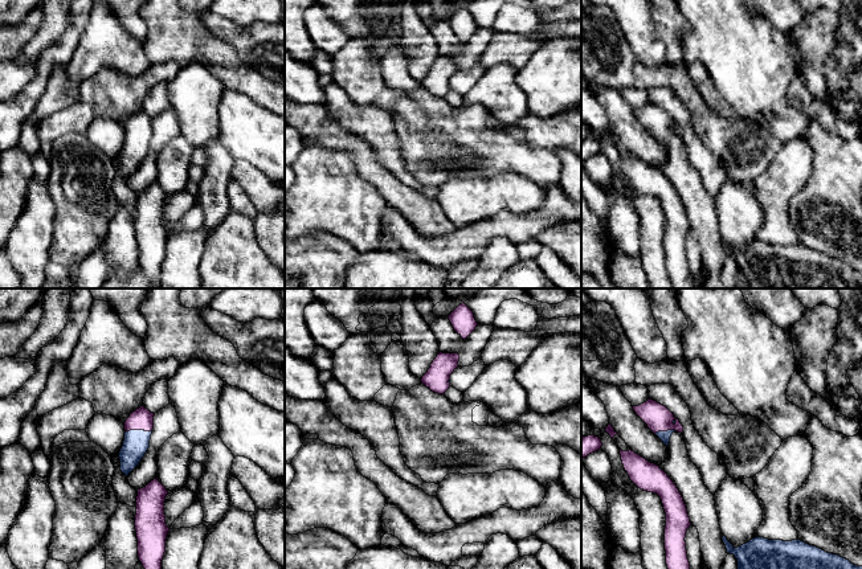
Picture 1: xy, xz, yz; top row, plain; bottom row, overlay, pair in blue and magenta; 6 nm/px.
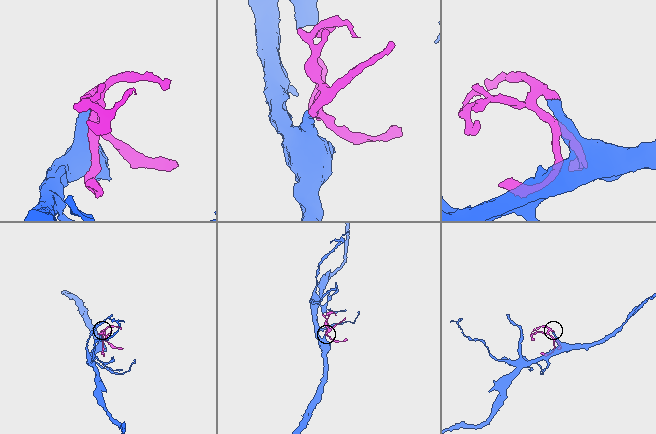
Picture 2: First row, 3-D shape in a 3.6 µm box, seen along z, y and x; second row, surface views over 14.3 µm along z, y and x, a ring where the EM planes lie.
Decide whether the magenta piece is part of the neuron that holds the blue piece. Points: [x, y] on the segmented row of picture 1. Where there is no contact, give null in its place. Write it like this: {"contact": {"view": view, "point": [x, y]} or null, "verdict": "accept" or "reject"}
{"contact": {"view": "xy", "point": [138, 430]}, "verdict": "accept"}

